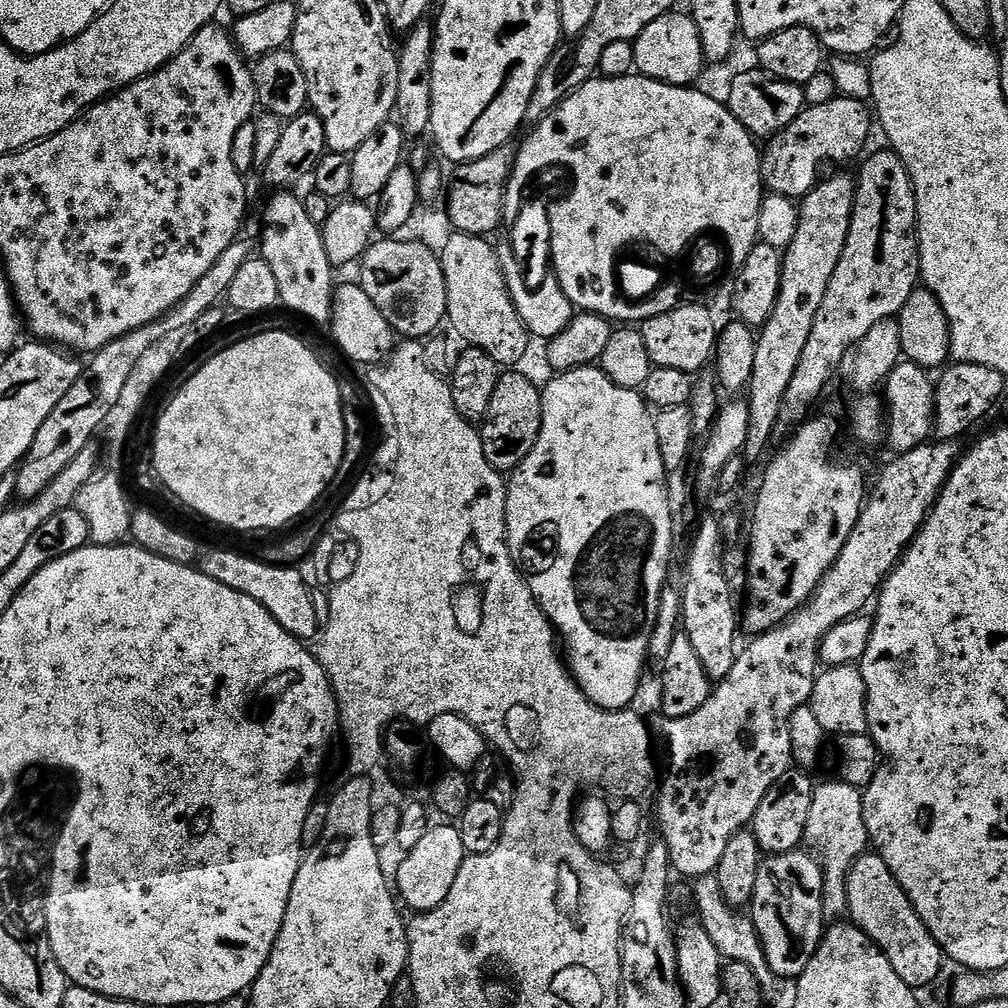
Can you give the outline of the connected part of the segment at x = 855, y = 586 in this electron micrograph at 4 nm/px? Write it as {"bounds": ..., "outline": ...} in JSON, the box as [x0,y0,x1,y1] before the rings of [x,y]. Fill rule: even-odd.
{"bounds":[650,442,962,878],"outline":[[[927,442],[918,445],[909,453],[893,455],[892,461],[885,466],[880,472],[880,477],[876,480],[876,485],[871,485],[870,499],[865,503],[864,508],[860,511],[858,522],[854,526],[854,530],[850,534],[850,538],[846,542],[846,546],[842,546],[842,554],[838,554],[838,558],[834,562],[834,566],[824,575],[820,585],[814,590],[812,599],[804,605],[803,608],[797,610],[792,617],[785,620],[778,628],[772,628],[769,632],[763,632],[752,638],[748,645],[743,645],[742,651],[737,655],[734,662],[734,670],[730,670],[730,674],[722,681],[719,681],[713,687],[712,694],[706,698],[706,702],[702,702],[702,706],[698,706],[698,710],[694,710],[694,714],[688,714],[682,718],[670,718],[663,714],[657,715],[656,721],[651,721],[650,728],[657,737],[660,736],[664,740],[668,740],[668,773],[664,776],[664,785],[660,788],[660,797],[656,800],[656,810],[654,809],[654,824],[658,829],[659,839],[666,842],[666,850],[670,854],[670,862],[672,863],[672,871],[677,877],[690,876],[697,878],[715,873],[716,867],[725,853],[726,846],[730,840],[739,832],[745,831],[751,825],[754,814],[758,814],[758,806],[762,806],[762,798],[766,798],[766,790],[770,790],[770,786],[774,786],[774,782],[778,782],[778,778],[782,778],[782,774],[793,771],[794,763],[791,750],[791,718],[799,707],[807,705],[815,688],[815,682],[818,677],[818,669],[816,666],[820,661],[820,644],[823,638],[834,626],[838,626],[843,620],[851,620],[853,617],[859,617],[864,607],[868,603],[877,599],[880,591],[880,585],[887,580],[893,568],[900,563],[900,557],[908,550],[913,538],[920,532],[920,528],[924,524],[924,519],[928,517],[928,513],[932,511],[932,507],[936,505],[936,499],[940,497],[940,491],[944,489],[944,483],[948,481],[948,475],[952,473],[952,467],[962,455],[961,445],[956,442]]]}

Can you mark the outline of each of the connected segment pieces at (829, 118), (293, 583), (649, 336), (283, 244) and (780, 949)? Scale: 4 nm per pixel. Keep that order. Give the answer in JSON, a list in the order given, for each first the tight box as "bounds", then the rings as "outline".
[{"bounds":[760,95,873,197],"outline":[[[843,95],[822,105],[807,105],[790,126],[763,145],[760,175],[764,177],[765,189],[780,196],[804,197],[820,183],[820,171],[827,164],[848,164],[861,155],[873,121],[873,113],[865,101]]]},{"bounds":[199,552,322,642],"outline":[[[212,552],[199,561],[200,571],[210,578],[246,594],[246,598],[254,598],[272,615],[274,622],[282,626],[301,642],[315,641],[322,628],[322,616],[316,613],[316,604],[312,601],[312,592],[304,581],[304,576],[296,566],[269,564],[263,559],[255,560],[252,556],[243,556],[240,552]]]},{"bounds":[639,304,718,374],"outline":[[[681,304],[661,316],[655,316],[639,325],[642,338],[646,338],[646,350],[657,368],[669,367],[689,374],[696,374],[699,368],[709,367],[716,351],[718,333],[703,304]]]},{"bounds":[260,190,334,325],"outline":[[[282,190],[264,210],[264,228],[260,238],[261,259],[266,261],[277,279],[280,304],[290,311],[327,325],[332,319],[332,294],[334,266],[326,257],[323,231],[307,217],[301,197]]]},{"bounds":[750,850,826,978],"outline":[[[797,850],[781,856],[769,855],[761,859],[757,872],[757,882],[750,903],[750,917],[760,944],[764,948],[764,958],[774,975],[798,978],[806,970],[810,958],[818,950],[820,941],[826,931],[826,921],[823,916],[823,870],[821,862],[811,851]]]}]

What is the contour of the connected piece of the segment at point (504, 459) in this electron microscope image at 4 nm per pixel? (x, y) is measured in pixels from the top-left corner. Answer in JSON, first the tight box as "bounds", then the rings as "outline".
{"bounds":[478,370,542,474],"outline":[[[508,370],[498,378],[498,386],[494,386],[494,398],[490,398],[490,410],[486,410],[478,431],[482,438],[482,450],[486,462],[495,472],[510,474],[519,464],[524,461],[526,454],[534,450],[534,442],[538,442],[538,434],[542,430],[542,392],[528,376],[516,372],[520,370]]]}

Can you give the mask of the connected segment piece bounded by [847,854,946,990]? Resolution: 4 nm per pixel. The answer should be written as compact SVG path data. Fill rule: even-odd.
M865 854L854 862L848 874L847 915L851 923L880 947L890 966L894 966L894 974L913 990L921 990L939 978L940 967L946 964L944 950L930 930L926 930L918 910L914 910L910 898L894 874L890 874L890 866L886 866L881 856Z

